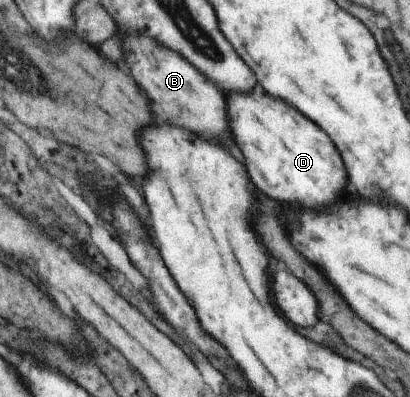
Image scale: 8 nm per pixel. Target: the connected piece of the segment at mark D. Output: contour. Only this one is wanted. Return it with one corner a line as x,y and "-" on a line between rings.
227,92
227,110
231,110
231,134
257,190
279,202
297,202
305,208
325,206
341,196
345,188
341,158
327,134
309,118
265,92

